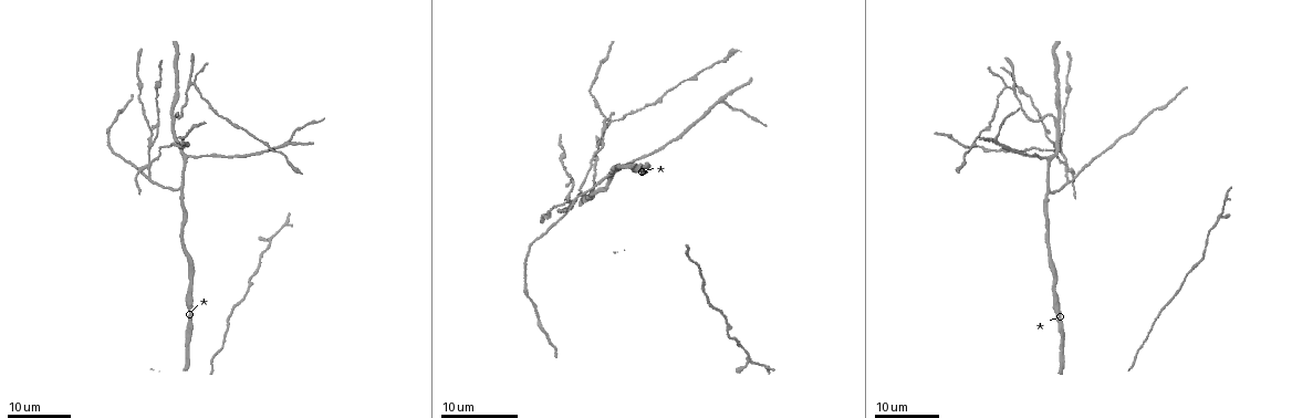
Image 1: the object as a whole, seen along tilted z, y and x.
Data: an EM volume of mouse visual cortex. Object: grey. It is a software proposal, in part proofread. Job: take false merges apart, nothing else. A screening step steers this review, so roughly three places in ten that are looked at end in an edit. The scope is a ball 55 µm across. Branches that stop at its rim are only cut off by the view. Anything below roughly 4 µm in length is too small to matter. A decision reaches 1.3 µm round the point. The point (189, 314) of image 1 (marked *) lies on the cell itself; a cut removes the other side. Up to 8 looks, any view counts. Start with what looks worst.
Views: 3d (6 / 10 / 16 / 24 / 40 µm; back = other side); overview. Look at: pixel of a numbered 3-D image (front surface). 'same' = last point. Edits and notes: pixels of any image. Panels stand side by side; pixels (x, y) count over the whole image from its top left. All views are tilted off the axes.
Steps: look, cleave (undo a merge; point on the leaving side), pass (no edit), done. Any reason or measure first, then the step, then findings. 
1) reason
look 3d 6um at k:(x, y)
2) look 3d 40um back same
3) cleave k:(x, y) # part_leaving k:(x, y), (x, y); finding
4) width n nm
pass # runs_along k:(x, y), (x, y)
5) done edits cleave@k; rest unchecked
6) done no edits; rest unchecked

four arms meet
look 3d 24um at 1:(1009, 89)

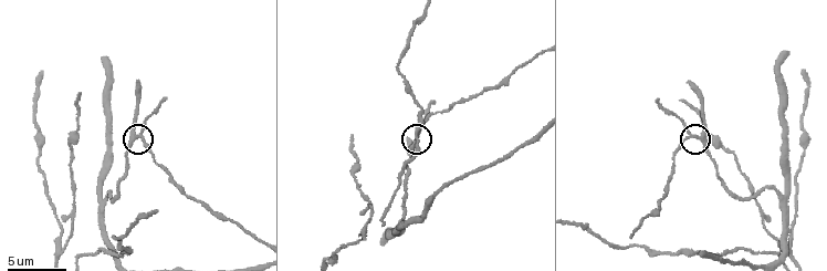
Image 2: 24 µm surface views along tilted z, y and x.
look 3d 10um at 2:(699, 137)

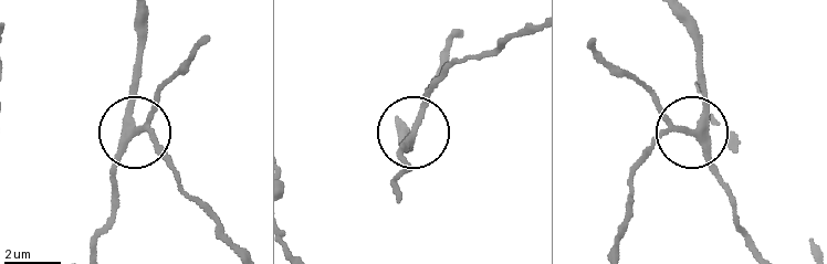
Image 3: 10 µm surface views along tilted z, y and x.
cleave 3:(166, 159) # part_leaving 3:(150, 129), (184, 194), (236, 250); two cells meet here

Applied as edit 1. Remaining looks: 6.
look overview

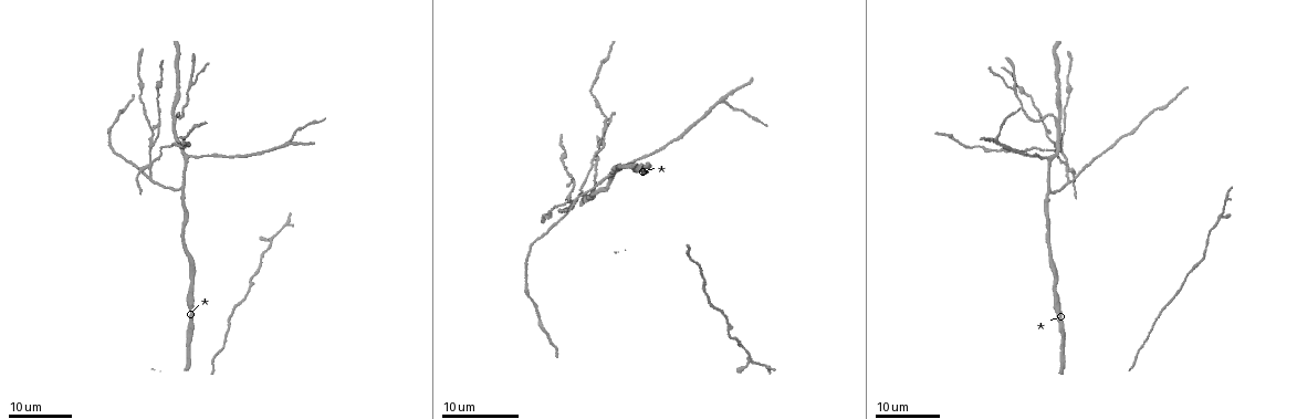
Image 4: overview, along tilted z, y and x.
three-way junction
look 3d 16um at 4:(1049, 191)

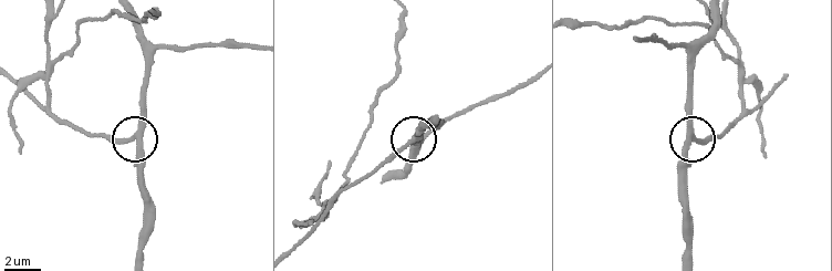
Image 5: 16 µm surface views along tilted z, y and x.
look 3d 10um at 5:(407, 140)

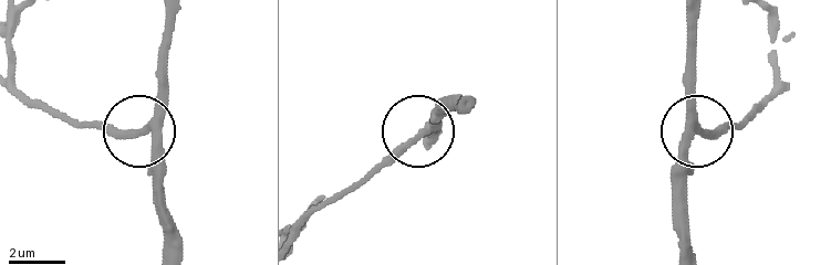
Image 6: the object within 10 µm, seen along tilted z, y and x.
arms 3
pass # runs_along 6:(685, 245), (685, 154), (695, 134), (692, 64); continuous, no second cell

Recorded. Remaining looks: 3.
three-way junction
look 3d 24um at 4:(290, 142)

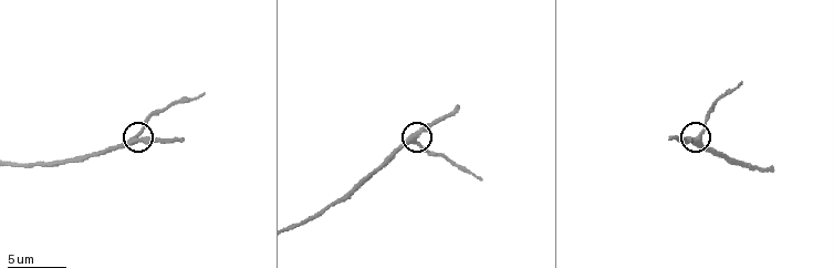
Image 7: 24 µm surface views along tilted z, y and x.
look 3d 6um at 7:(135, 140)

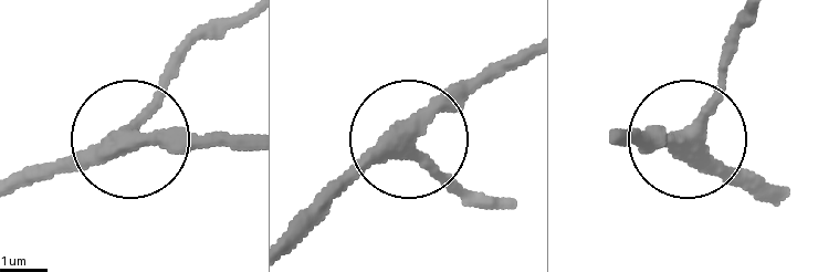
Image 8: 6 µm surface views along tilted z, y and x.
width 330 nm
pass # runs_along 8:(764, 197), (682, 140), (619, 131); one cell here

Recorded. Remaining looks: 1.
side arm on a straight run
look 3d 10um at 2:(431, 196)

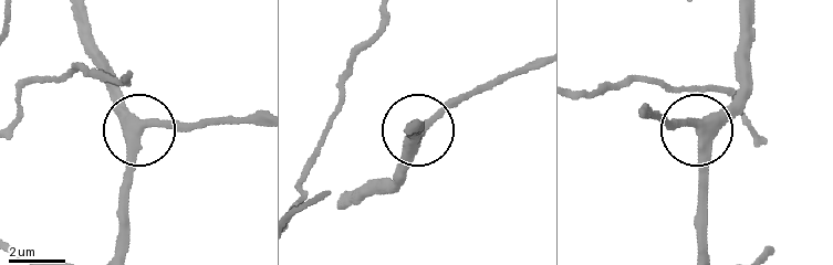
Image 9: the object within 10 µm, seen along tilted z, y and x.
arms 3
pass # runs_along 9:(123, 245), (123, 188), (136, 125), (112, 88); continuous, no second cell

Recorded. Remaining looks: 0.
done edits cleave@3; rest unchecked

